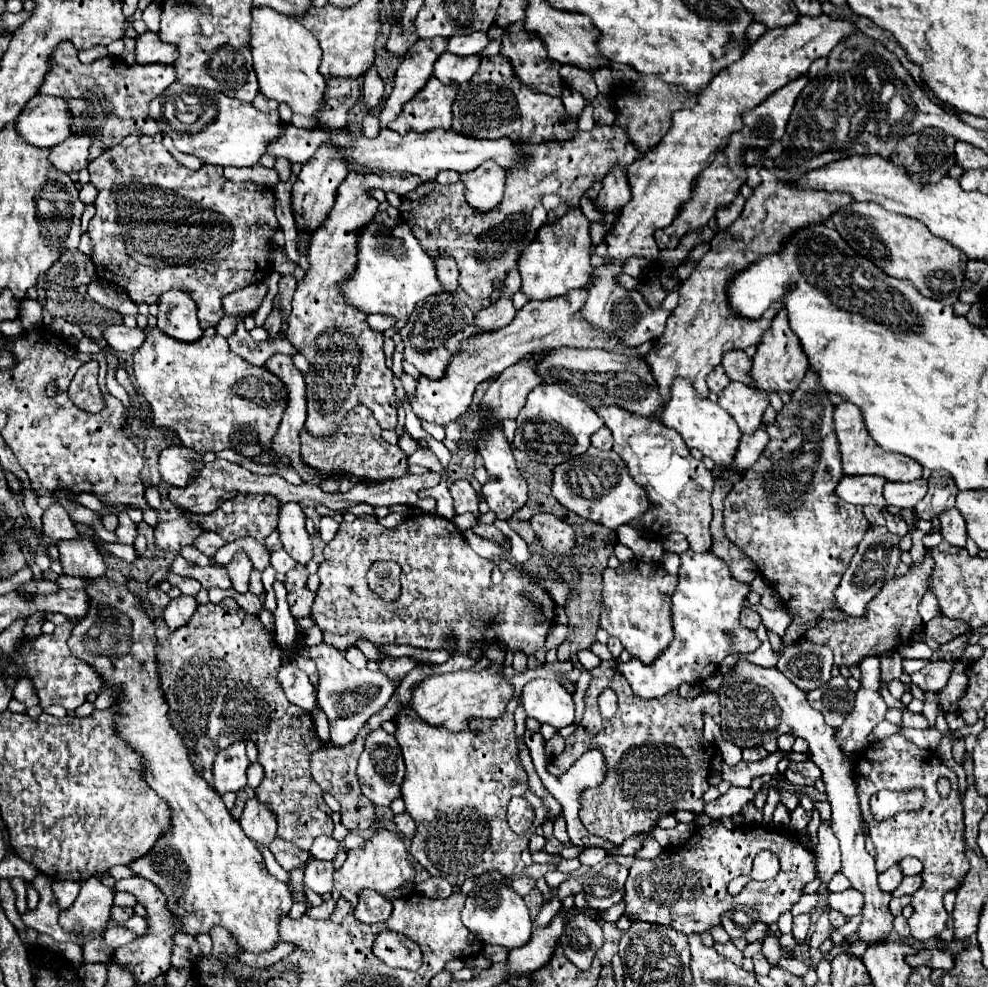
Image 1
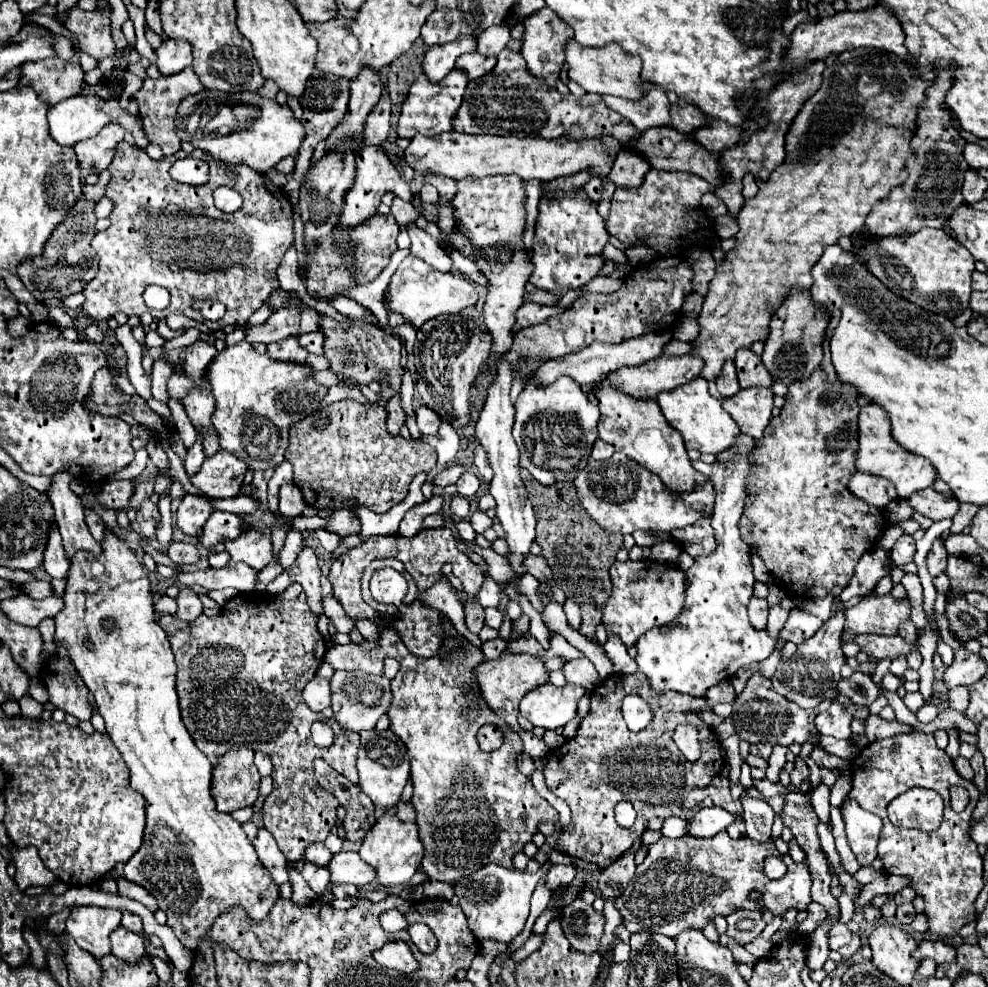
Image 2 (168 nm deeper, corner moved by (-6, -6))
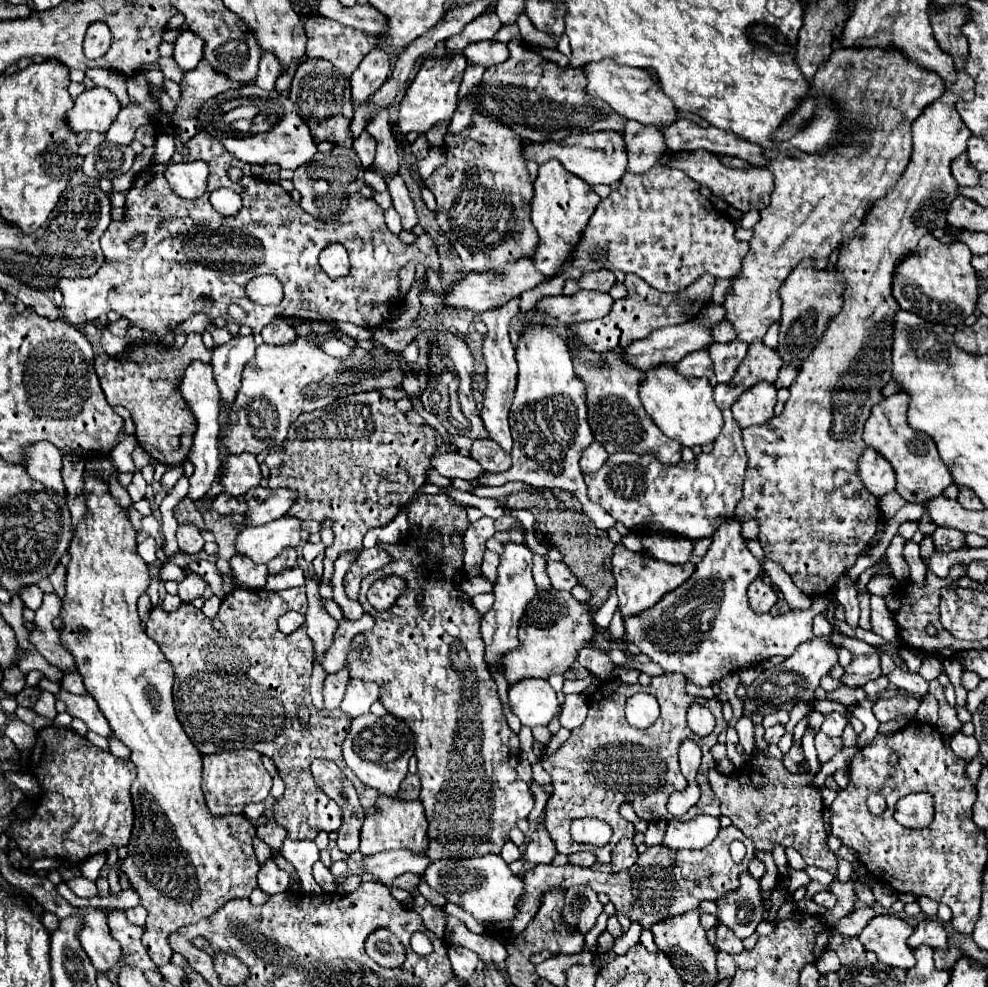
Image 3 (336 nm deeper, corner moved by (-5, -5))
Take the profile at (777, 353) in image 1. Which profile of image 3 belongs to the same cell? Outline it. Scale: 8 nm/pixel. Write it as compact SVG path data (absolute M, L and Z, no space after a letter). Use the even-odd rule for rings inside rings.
M811 259L801 261L791 275L787 277L787 281L783 283L783 287L779 289L779 299L783 305L783 315L781 315L781 327L779 327L779 345L777 345L777 353L783 359L785 365L797 365L801 367L801 363L807 359L807 355L815 349L815 343L819 343L819 339L823 337L823 331L827 329L827 323L831 321L831 317L839 315L839 307L841 307L841 279L837 277L835 271L815 271Z

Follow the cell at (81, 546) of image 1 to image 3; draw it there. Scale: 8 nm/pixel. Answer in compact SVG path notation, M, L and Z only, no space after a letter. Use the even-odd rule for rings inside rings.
M41 441L25 451L25 469L35 481L53 489L57 495L67 497L61 479L61 459L63 455L55 445Z

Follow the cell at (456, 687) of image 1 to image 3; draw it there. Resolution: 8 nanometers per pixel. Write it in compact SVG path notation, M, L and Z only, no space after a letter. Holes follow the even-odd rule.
M549 589L537 593L525 609L525 615L519 625L519 647L503 655L503 677L511 685L519 679L547 679L551 675L563 675L575 661L577 651L593 639L595 627L589 615L589 607L579 603L567 591Z

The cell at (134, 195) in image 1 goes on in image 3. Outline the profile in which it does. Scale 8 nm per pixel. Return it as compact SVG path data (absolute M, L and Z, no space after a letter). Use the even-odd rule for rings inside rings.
M197 133L189 141L189 155L183 157L175 153L171 157L171 163L181 163L181 161L197 161L203 159L209 163L209 187L207 193L195 201L177 197L167 179L163 177L165 165L155 165L139 185L133 185L131 189L125 191L125 217L123 221L111 221L111 227L103 233L101 247L105 253L105 263L103 267L87 279L77 279L75 283L61 283L59 289L63 293L63 317L73 323L89 323L95 321L99 315L115 311L121 317L129 319L143 331L151 331L155 335L167 335L169 329L173 329L177 323L189 319L195 313L205 313L209 315L209 321L217 317L227 319L227 307L231 303L237 303L245 313L247 313L247 325L253 329L253 333L261 333L273 317L297 317L297 319L309 319L309 321L327 321L327 323L337 323L337 321L349 321L361 327L379 327L391 319L389 309L391 309L391 299L397 297L397 271L407 265L409 261L417 261L425 265L425 269L435 269L439 271L439 257L435 243L431 235L419 235L419 239L413 245L401 243L397 235L393 235L385 221L383 221L383 209L375 203L375 199L367 199L361 193L351 195L349 205L343 215L335 221L319 221L311 219L299 203L295 203L287 191L281 189L279 183L267 183L257 177L253 177L249 165L241 163L235 159L227 149L213 139L207 133ZM227 167L241 167L243 169L243 179L239 183L233 183L227 179ZM221 187L231 187L243 197L243 209L233 215L233 217L223 217L217 213L211 203L209 203L209 193ZM135 237L143 237L143 247L137 251L129 249L129 241ZM331 243L341 243L351 261L349 275L331 279L319 265L319 253L329 247ZM255 275L273 275L281 281L283 285L283 301L279 305L255 305L253 301L247 299L245 295L245 283L255 277ZM201 297L211 297L213 305L203 307L199 301Z

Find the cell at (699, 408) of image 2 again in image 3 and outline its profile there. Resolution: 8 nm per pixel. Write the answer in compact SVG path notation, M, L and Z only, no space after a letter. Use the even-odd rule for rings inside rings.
M659 365L645 373L641 385L641 401L657 427L683 447L709 445L723 429L721 409L713 401L713 389L705 377L683 377L675 373L673 365Z

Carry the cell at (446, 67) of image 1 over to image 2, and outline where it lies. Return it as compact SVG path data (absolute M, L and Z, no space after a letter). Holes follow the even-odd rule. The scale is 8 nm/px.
M468 52L468 54L460 56L456 66L466 70L470 80L476 80L476 78L492 72L492 68L496 66L496 56L484 56L480 52Z

